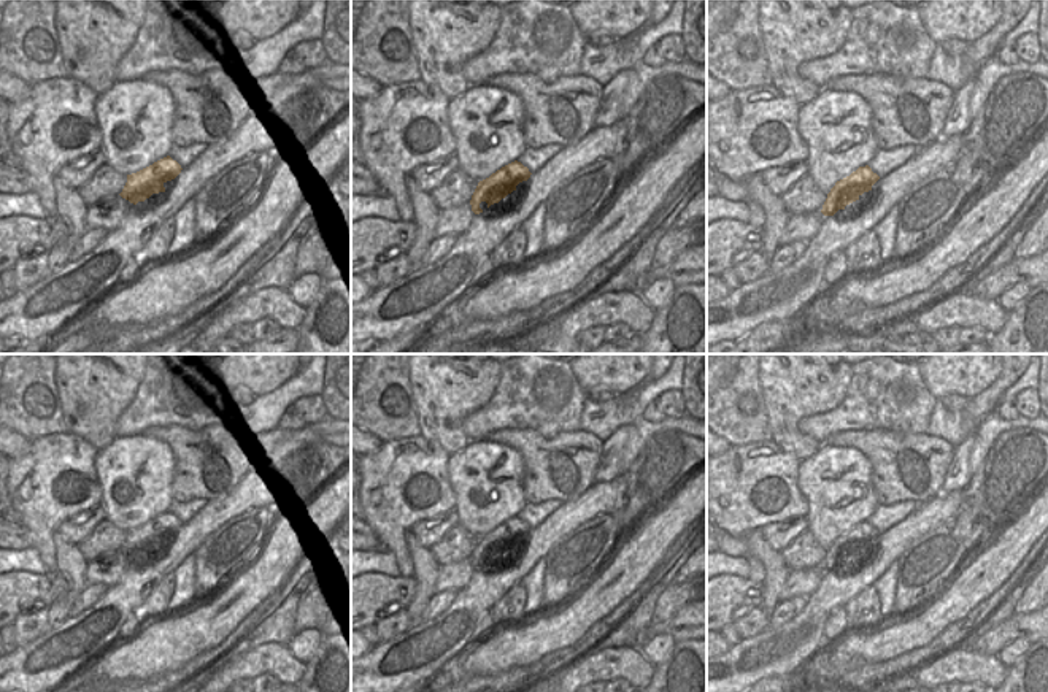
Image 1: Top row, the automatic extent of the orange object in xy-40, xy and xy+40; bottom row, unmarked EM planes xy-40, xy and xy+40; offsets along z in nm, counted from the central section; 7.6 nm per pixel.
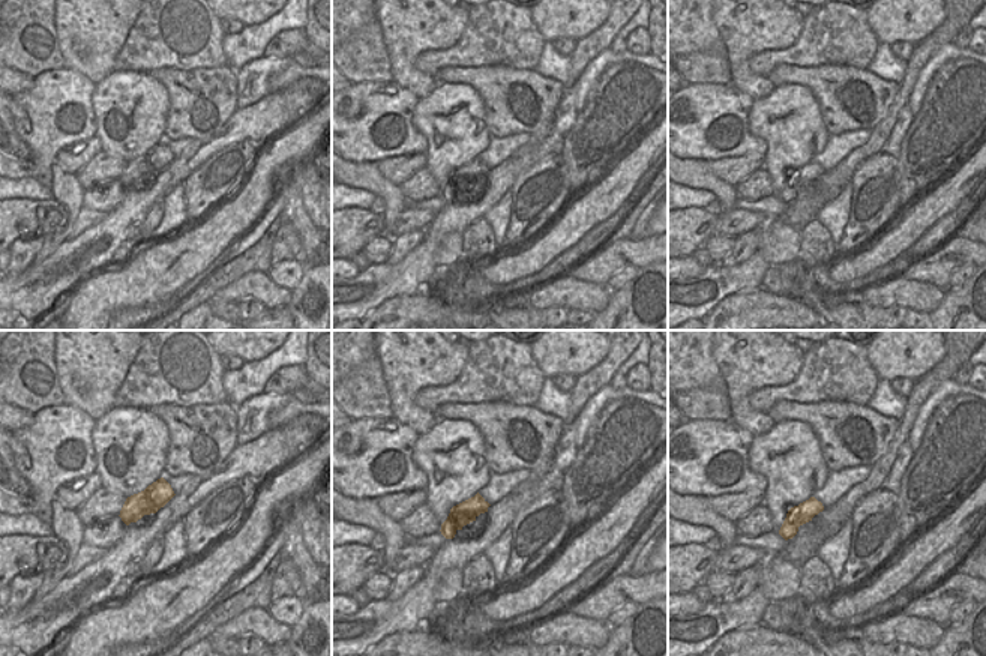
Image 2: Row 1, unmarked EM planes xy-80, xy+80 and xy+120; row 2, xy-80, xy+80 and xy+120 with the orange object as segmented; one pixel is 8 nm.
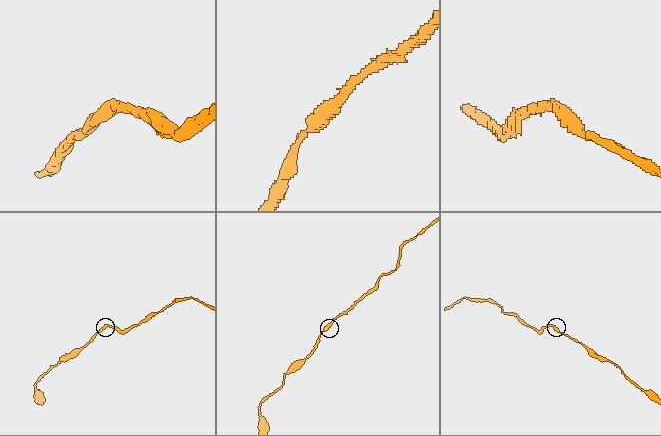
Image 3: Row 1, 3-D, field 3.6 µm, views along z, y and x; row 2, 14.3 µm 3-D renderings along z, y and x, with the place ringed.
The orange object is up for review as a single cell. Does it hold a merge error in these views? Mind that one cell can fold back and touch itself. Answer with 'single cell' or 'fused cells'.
single cell

